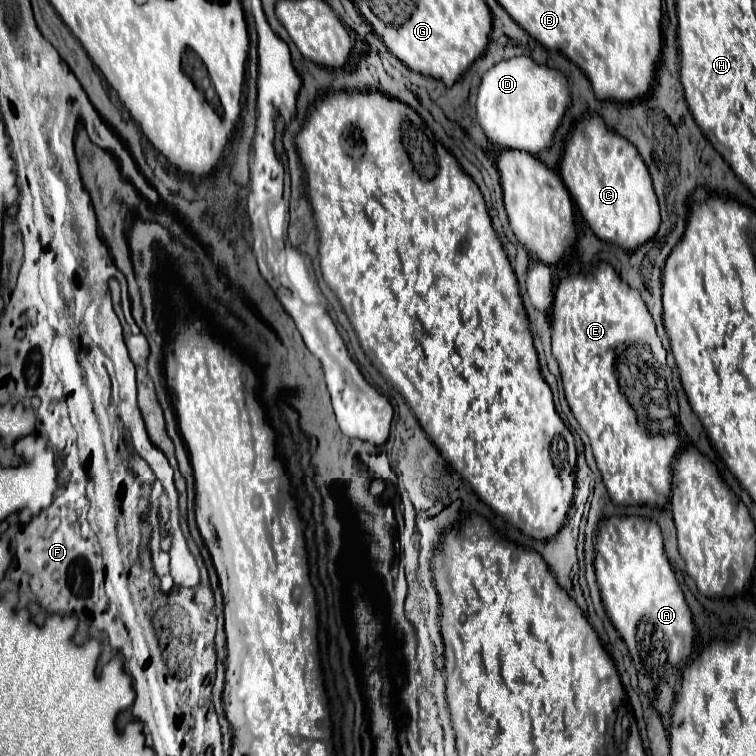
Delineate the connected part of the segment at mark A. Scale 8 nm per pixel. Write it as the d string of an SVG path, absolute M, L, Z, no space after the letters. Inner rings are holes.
M637 516L605 518L595 538L595 574L607 616L631 652L639 686L663 716L679 690L679 668L693 648L695 626L667 560L659 524Z

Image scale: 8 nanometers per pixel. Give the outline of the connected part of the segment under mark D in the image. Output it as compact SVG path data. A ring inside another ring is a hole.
M519 56L503 60L485 72L475 106L479 124L491 144L537 156L551 146L553 134L569 102L567 80L563 74L549 66L535 64L527 56Z

